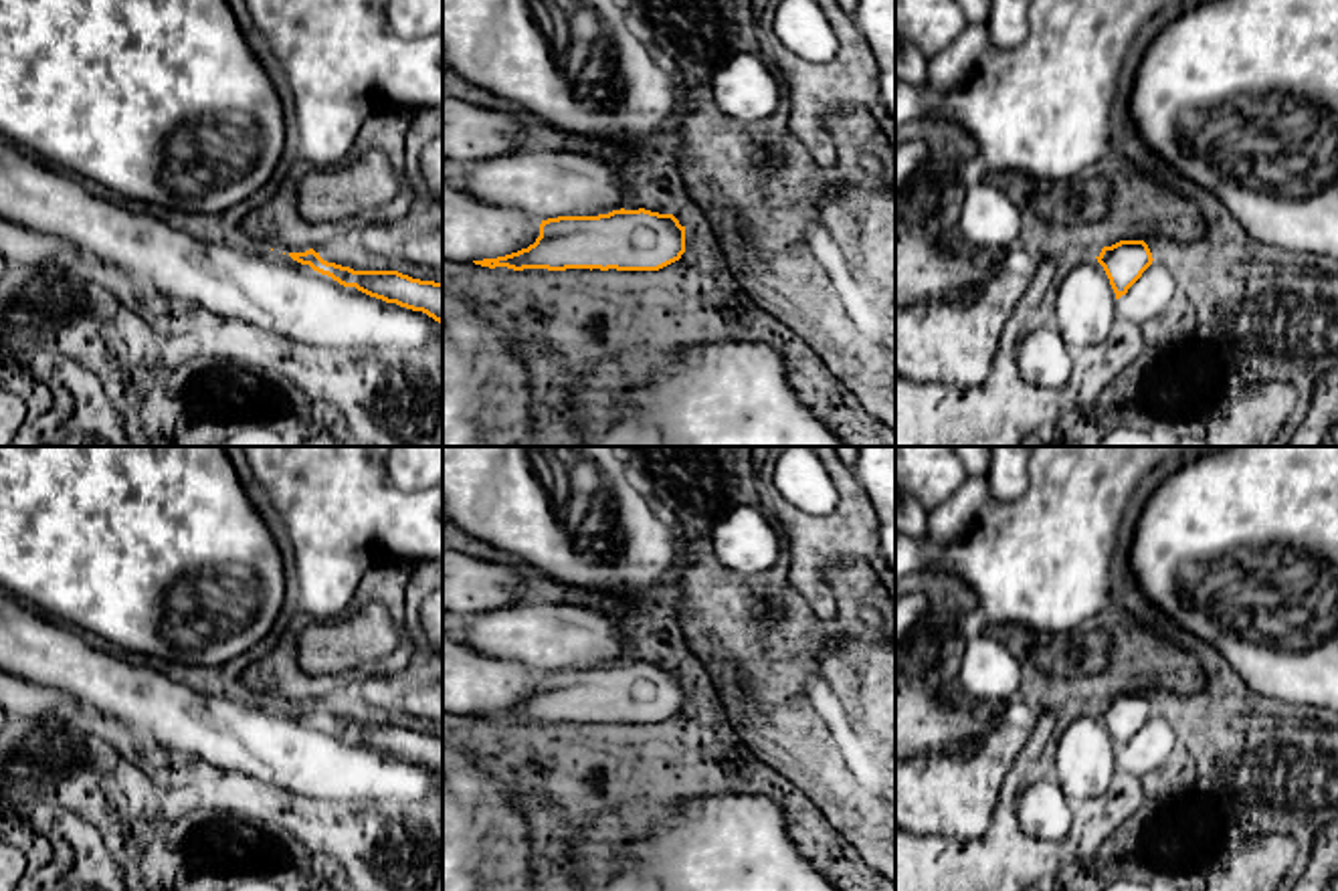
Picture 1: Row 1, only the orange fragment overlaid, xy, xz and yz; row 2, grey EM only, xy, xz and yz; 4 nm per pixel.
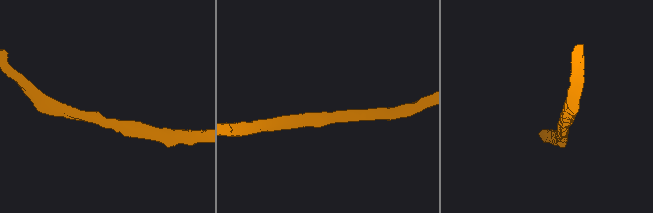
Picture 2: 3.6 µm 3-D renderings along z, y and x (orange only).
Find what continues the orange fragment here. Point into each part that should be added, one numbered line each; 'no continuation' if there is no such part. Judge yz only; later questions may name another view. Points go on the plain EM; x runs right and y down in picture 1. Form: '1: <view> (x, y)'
no continuation

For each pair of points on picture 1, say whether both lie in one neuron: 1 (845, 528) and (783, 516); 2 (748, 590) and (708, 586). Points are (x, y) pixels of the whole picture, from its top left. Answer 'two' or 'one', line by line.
1: one
2: one

